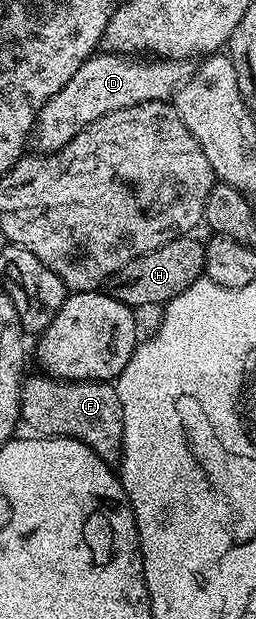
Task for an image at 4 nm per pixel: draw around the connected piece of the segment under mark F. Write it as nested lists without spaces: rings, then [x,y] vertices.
[[[37,373],[38,375],[34,375],[30,378],[28,376],[23,380],[23,383],[21,384],[21,390],[20,390],[20,416],[21,416],[21,422],[26,426],[28,425],[31,429],[29,429],[33,434],[36,434],[37,436],[44,436],[44,437],[72,437],[78,439],[82,443],[86,443],[87,446],[90,447],[92,451],[94,451],[95,454],[97,454],[100,458],[102,458],[104,461],[107,461],[109,463],[117,462],[121,455],[123,454],[122,449],[122,435],[124,434],[124,428],[122,427],[122,405],[121,405],[121,399],[118,398],[118,393],[115,389],[115,386],[111,382],[107,381],[62,381],[59,378],[52,378],[49,377],[47,374],[44,373]]]

